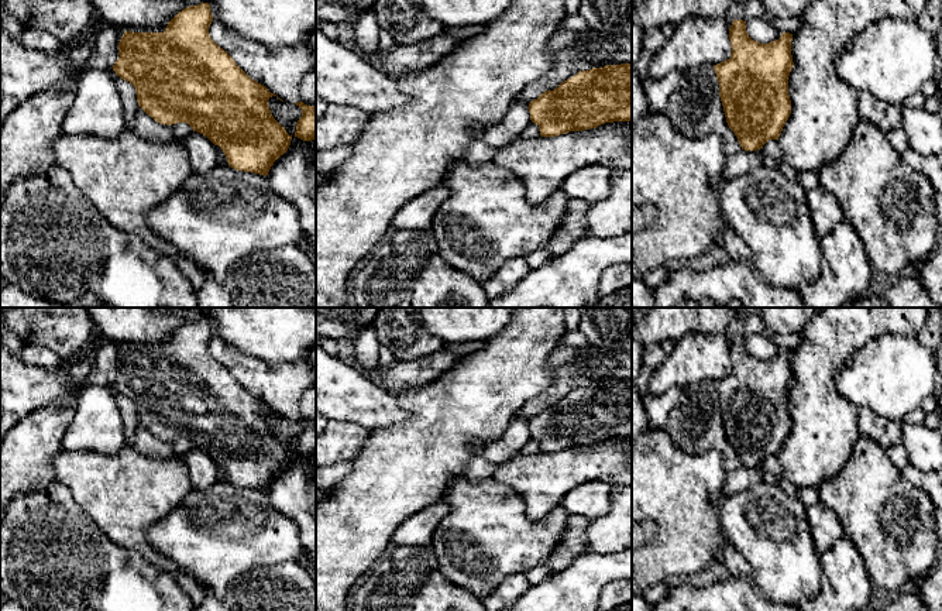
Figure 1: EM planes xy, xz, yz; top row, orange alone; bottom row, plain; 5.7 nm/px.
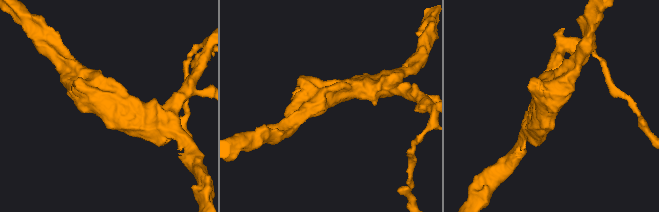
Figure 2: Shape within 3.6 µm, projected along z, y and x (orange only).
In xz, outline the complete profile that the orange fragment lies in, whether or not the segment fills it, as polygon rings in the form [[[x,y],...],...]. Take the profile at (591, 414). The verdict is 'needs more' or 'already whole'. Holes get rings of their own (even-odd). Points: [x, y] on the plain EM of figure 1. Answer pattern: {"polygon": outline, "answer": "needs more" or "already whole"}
{"polygon": [[[632,378],[580,387],[529,419],[542,453],[632,437]]], "answer": "already whole"}

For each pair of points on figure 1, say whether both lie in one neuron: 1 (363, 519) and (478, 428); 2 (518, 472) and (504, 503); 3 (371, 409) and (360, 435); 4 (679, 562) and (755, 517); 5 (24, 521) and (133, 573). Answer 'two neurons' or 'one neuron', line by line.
1: one neuron
2: two neurons
3: two neurons
4: two neurons
5: one neuron

